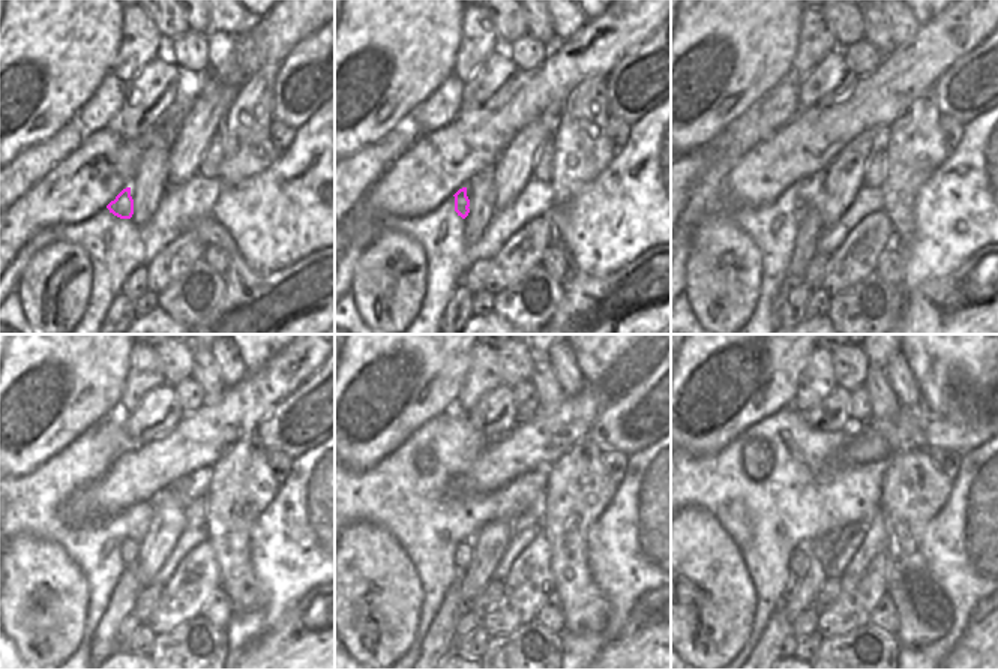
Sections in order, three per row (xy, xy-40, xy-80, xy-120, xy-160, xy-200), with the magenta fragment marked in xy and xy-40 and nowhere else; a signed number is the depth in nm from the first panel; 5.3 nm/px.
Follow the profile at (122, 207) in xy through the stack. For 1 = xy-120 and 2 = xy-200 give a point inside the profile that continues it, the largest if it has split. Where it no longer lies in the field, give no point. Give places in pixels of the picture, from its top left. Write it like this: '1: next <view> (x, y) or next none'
1: next xy-120 (129, 549)
2: next xy-200 (799, 562)

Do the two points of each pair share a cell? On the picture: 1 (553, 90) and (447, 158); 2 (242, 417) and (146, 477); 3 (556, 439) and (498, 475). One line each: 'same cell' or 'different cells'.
1: same cell
2: same cell
3: same cell

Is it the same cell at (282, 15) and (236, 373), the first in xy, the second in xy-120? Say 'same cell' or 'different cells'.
different cells

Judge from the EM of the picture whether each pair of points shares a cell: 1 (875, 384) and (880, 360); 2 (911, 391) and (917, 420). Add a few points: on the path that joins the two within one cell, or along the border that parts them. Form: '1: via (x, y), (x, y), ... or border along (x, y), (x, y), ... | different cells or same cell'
1: border along (869, 364), (884, 370) | different cells
2: border along (919, 403), (902, 406) | different cells

